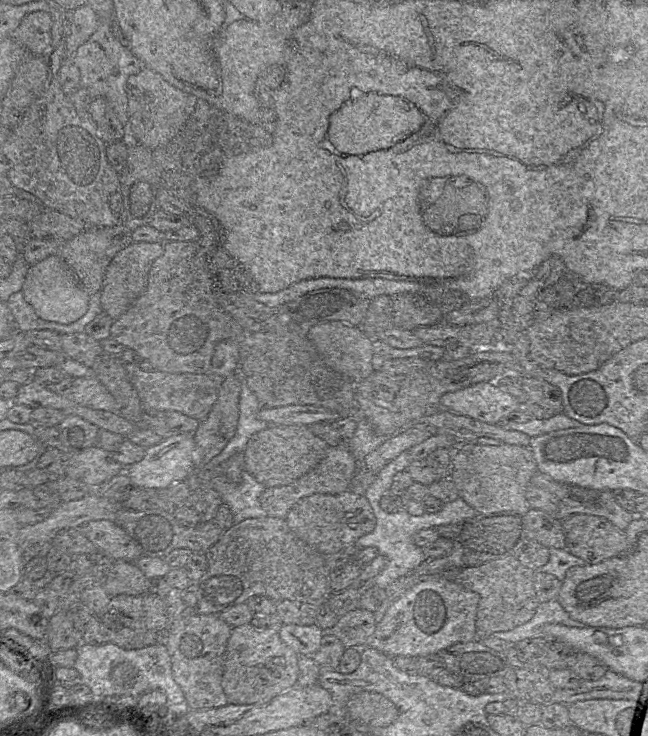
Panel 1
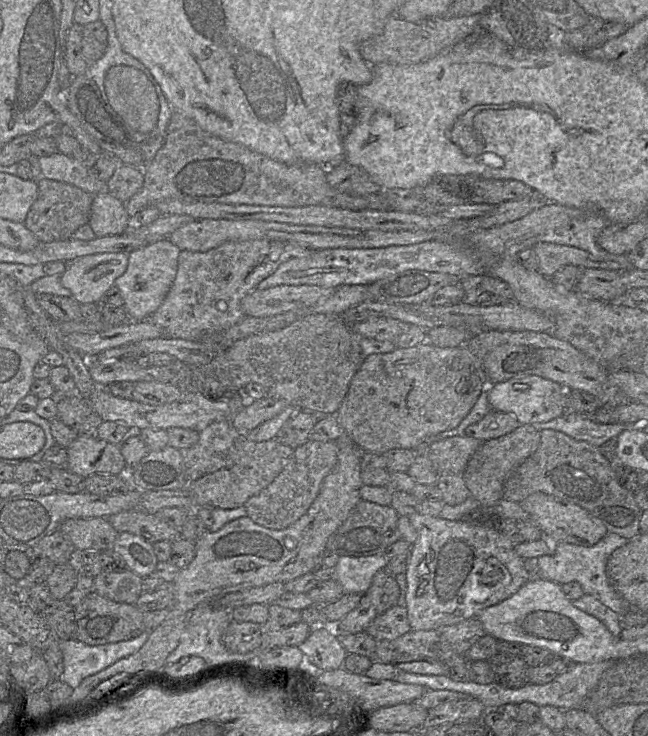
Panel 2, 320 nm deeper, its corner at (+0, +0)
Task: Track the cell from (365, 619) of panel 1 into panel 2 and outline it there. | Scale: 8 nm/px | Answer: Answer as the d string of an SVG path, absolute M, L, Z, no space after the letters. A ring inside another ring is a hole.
M395 605L378 615L365 629L365 632L377 641L390 641L410 630L406 608Z

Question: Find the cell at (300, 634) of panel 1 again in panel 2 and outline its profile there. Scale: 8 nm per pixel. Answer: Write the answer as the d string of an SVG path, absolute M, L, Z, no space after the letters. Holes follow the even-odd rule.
M327 624L312 629L307 639L298 647L306 660L320 671L342 667L348 654L333 626Z

